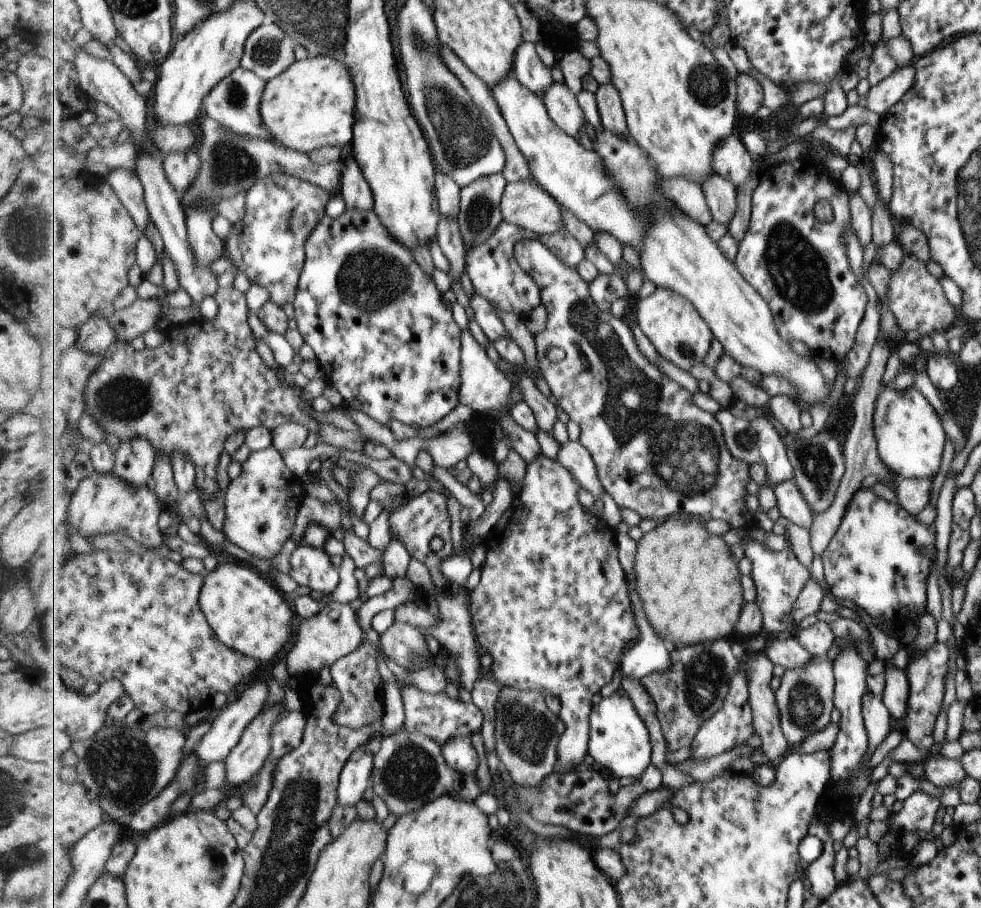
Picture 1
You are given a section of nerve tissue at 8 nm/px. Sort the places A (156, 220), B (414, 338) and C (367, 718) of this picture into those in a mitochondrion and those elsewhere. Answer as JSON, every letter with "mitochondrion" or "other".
{"A":"other","B":"other","C":"other"}

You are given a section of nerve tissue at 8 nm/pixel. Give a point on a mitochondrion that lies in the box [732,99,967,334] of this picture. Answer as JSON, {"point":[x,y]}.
{"point":[800,276]}

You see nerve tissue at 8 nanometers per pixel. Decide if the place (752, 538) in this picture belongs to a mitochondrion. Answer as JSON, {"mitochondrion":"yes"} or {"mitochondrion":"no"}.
{"mitochondrion":"no"}

